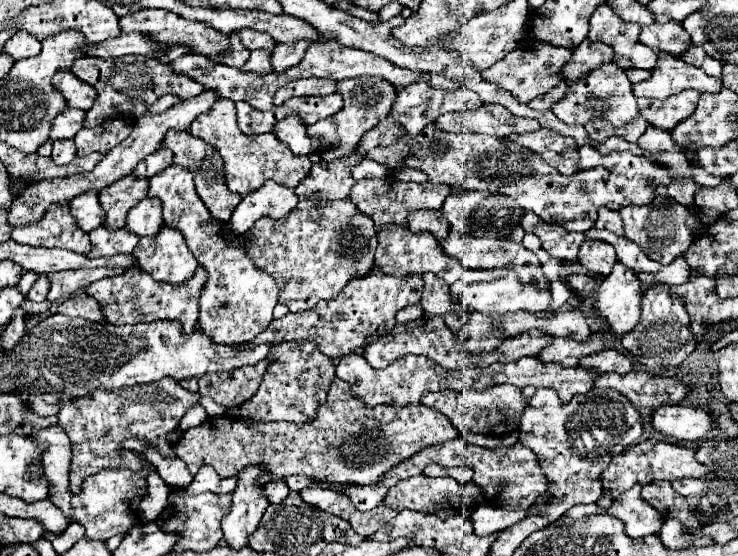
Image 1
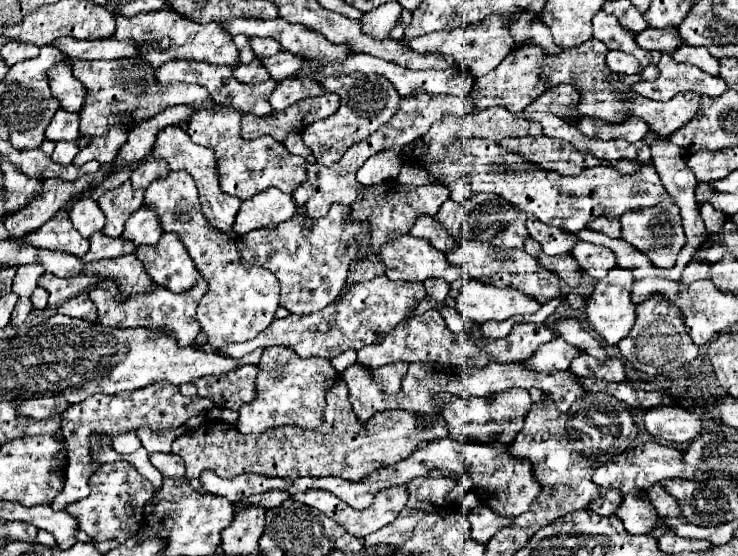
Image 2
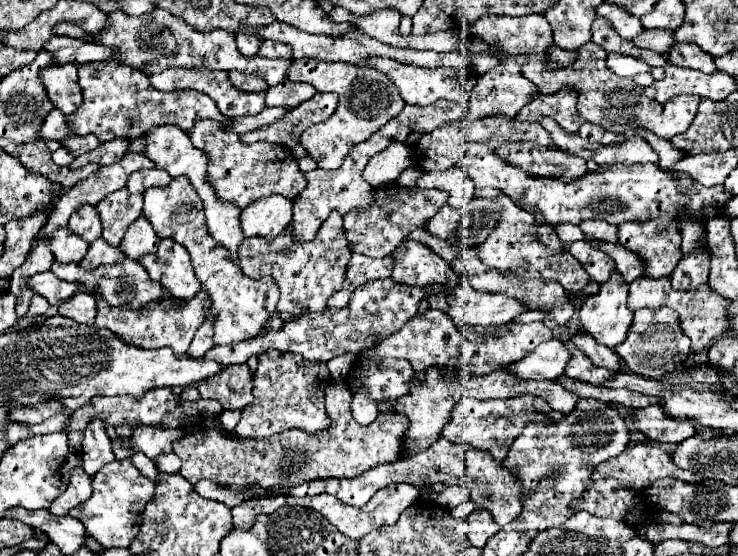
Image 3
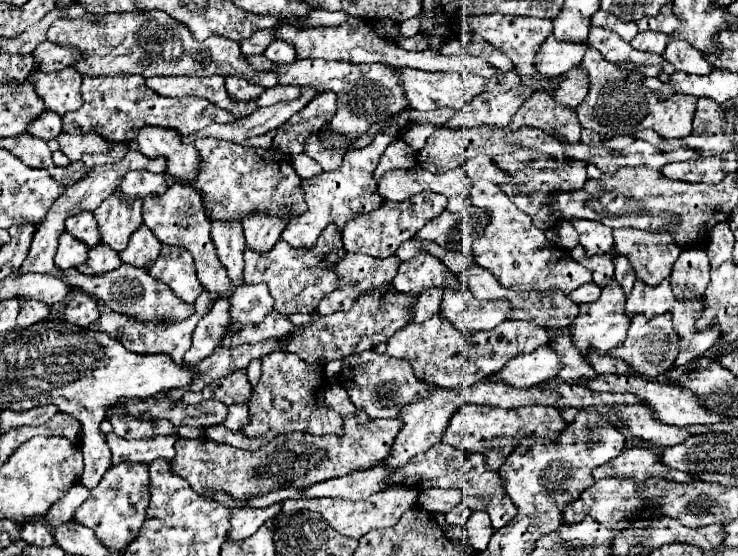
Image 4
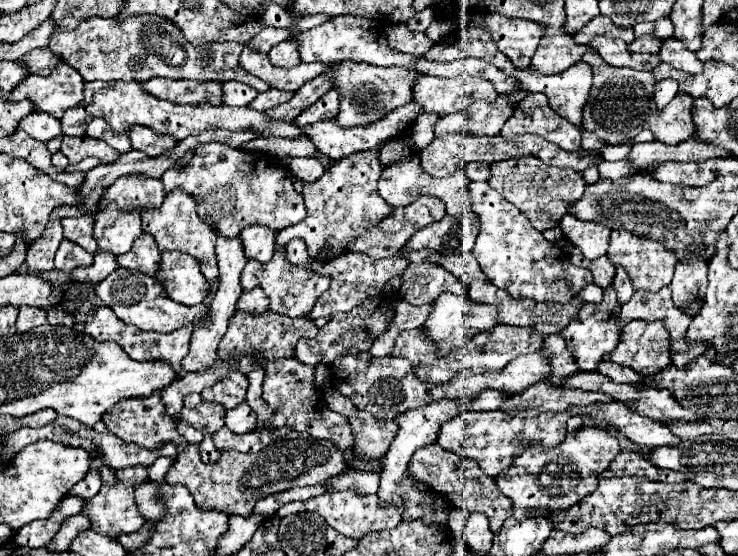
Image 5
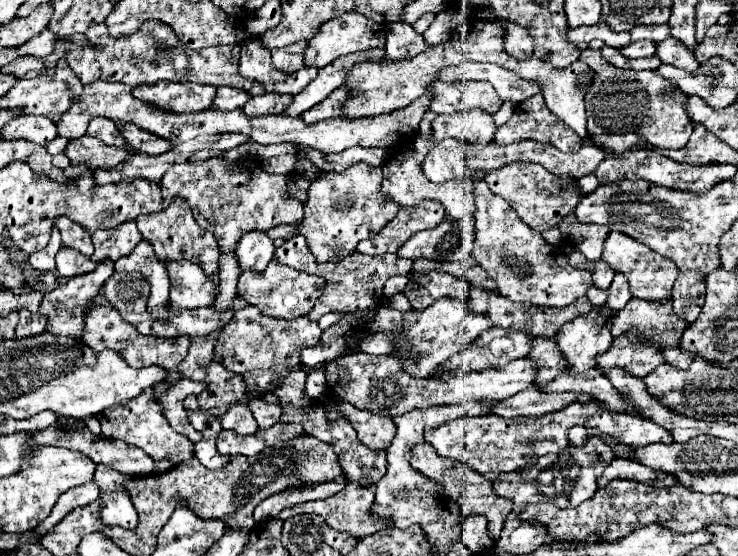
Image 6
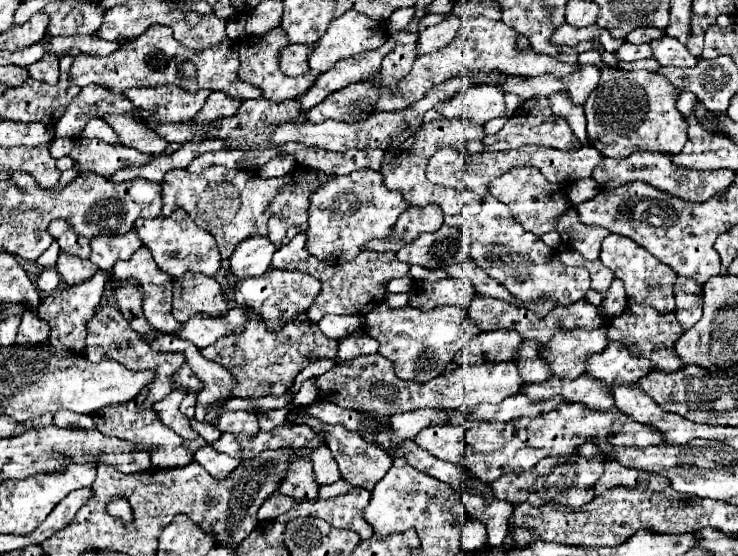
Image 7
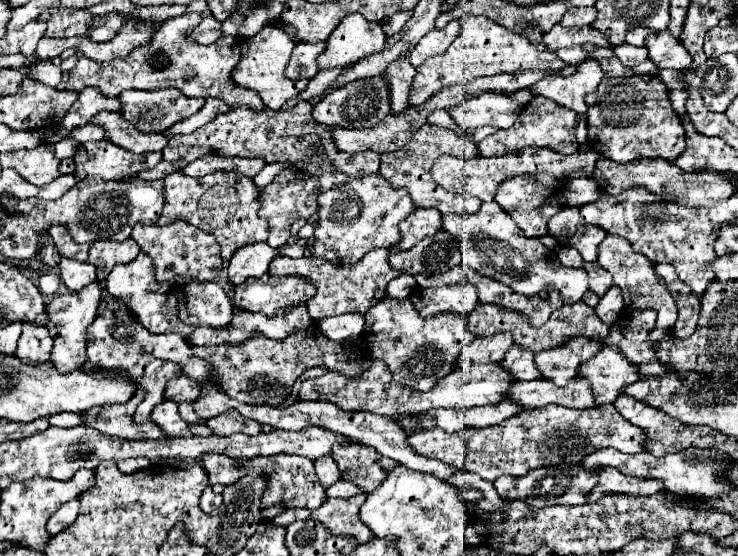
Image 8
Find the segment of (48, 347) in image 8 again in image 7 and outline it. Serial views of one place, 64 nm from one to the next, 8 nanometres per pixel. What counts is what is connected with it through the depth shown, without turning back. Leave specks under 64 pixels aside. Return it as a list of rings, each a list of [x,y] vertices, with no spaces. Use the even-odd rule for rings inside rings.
[[[24,312],[20,332],[16,336],[16,344],[18,346],[42,346],[48,342],[48,338],[50,338],[48,322],[38,316],[32,316],[32,312]]]

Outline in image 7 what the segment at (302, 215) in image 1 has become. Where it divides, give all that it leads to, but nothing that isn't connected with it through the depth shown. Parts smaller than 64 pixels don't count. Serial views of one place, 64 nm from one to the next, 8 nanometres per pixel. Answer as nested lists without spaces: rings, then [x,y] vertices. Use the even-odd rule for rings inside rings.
[[[268,270],[264,276],[238,280],[234,286],[234,302],[242,308],[252,308],[264,320],[290,320],[292,316],[306,312],[320,292],[320,282],[314,276],[302,272]]]

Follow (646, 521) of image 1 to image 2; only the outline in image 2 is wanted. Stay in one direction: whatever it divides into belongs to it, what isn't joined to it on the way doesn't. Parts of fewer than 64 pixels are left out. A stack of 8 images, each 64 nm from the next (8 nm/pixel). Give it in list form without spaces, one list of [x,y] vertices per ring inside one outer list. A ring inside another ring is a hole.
[[[630,492],[620,504],[618,518],[624,522],[624,528],[632,535],[647,535],[656,524],[656,510],[644,492]]]

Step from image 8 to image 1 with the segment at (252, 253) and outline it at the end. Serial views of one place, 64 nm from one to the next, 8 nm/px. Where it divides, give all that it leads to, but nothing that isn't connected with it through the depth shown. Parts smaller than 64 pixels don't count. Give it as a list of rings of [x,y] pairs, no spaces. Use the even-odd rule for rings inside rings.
[[[268,180],[264,188],[258,188],[258,192],[250,192],[248,196],[242,198],[228,226],[234,234],[244,234],[254,226],[258,218],[268,216],[272,220],[280,220],[288,216],[296,204],[298,204],[298,198],[294,190],[280,188],[278,184]]]

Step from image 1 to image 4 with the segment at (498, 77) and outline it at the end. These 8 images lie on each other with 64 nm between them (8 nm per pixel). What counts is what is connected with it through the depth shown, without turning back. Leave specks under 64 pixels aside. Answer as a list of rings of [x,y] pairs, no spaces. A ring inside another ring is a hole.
[[[506,72],[498,84],[494,78],[488,80],[488,92],[476,96],[472,104],[464,106],[456,116],[452,116],[444,126],[446,128],[476,128],[476,126],[508,126],[508,120],[516,114],[516,108],[532,96],[532,88],[520,82],[516,72]]]

